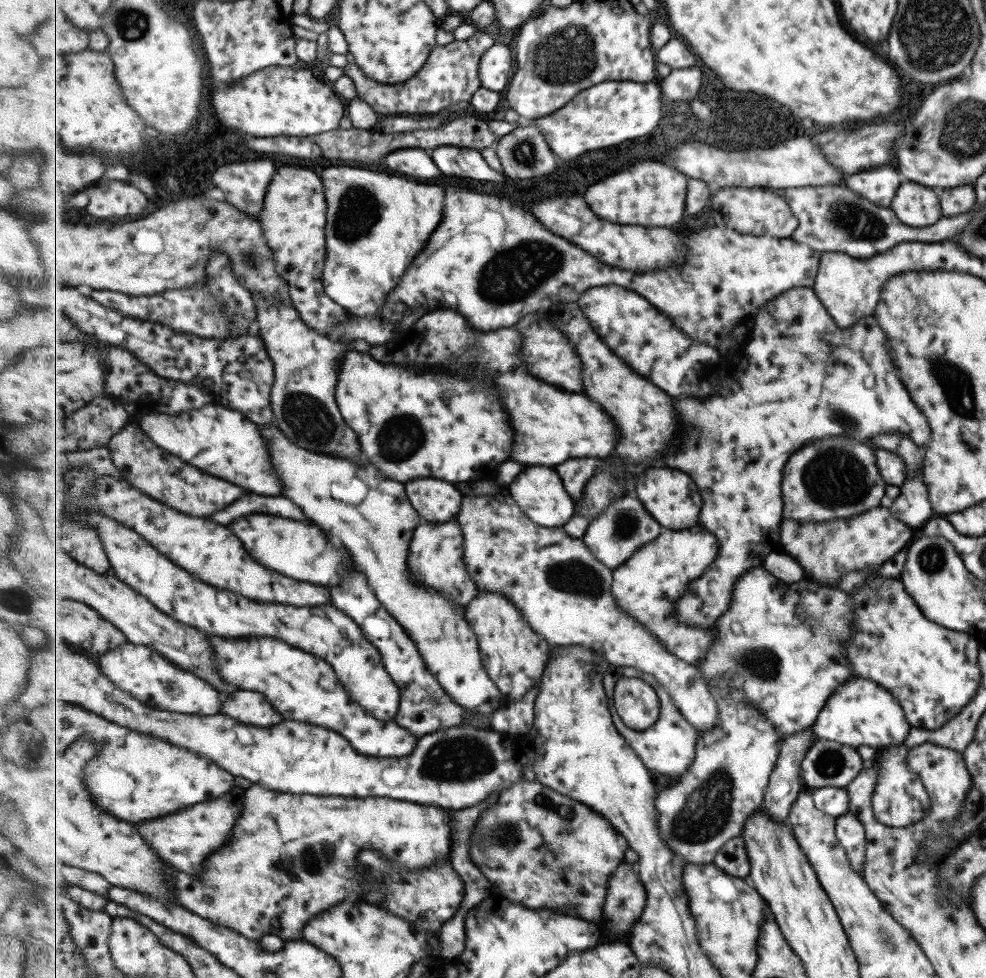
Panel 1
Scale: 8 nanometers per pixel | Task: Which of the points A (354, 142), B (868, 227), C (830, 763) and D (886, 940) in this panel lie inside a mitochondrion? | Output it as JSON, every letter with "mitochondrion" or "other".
{"A":"other","B":"mitochondrion","C":"mitochondrion","D":"mitochondrion"}

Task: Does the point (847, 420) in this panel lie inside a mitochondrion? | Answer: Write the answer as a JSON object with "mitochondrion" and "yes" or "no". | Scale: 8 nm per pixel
{"mitochondrion":"yes"}

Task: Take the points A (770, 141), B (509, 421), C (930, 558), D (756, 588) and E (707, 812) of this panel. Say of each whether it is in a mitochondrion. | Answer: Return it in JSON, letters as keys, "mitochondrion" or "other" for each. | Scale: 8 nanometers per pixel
{"A":"other","B":"other","C":"mitochondrion","D":"other","E":"mitochondrion"}

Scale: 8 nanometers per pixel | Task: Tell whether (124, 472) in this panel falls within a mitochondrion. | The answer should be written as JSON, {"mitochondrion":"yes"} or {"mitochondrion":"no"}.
{"mitochondrion":"no"}

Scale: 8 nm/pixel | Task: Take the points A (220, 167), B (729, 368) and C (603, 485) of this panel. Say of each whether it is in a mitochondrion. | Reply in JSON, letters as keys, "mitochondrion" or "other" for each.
{"A":"other","B":"other","C":"mitochondrion"}

